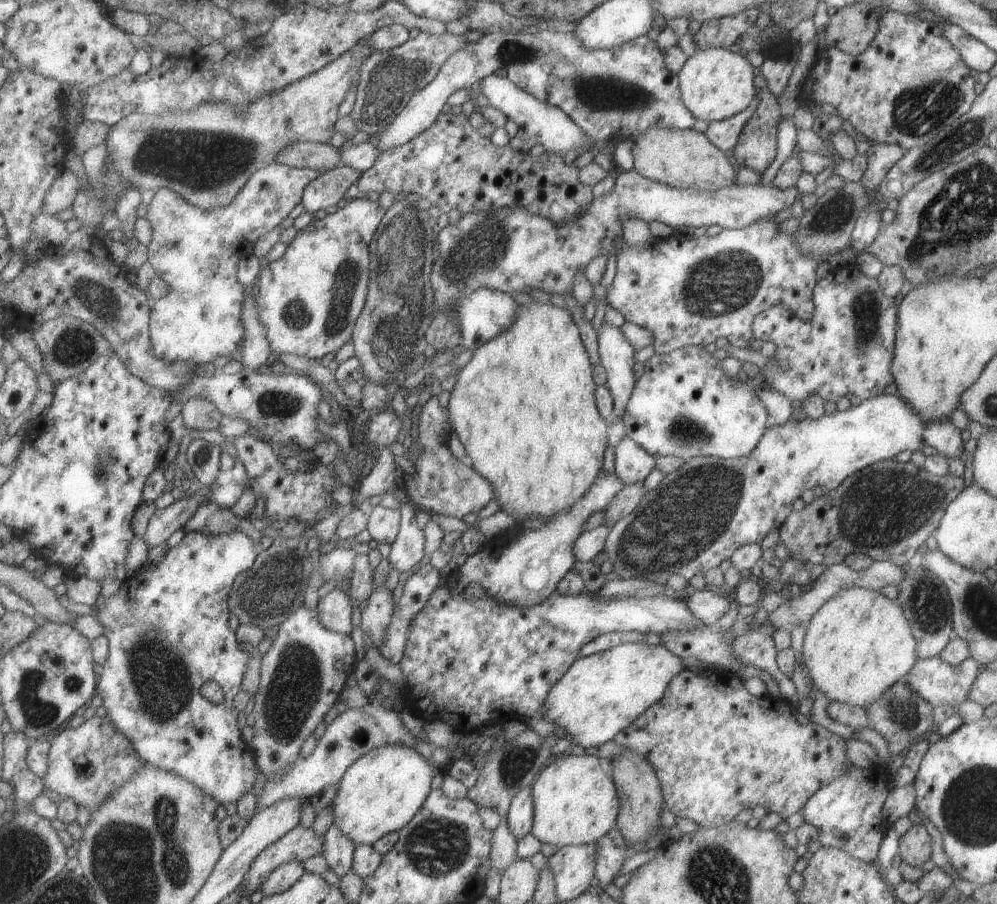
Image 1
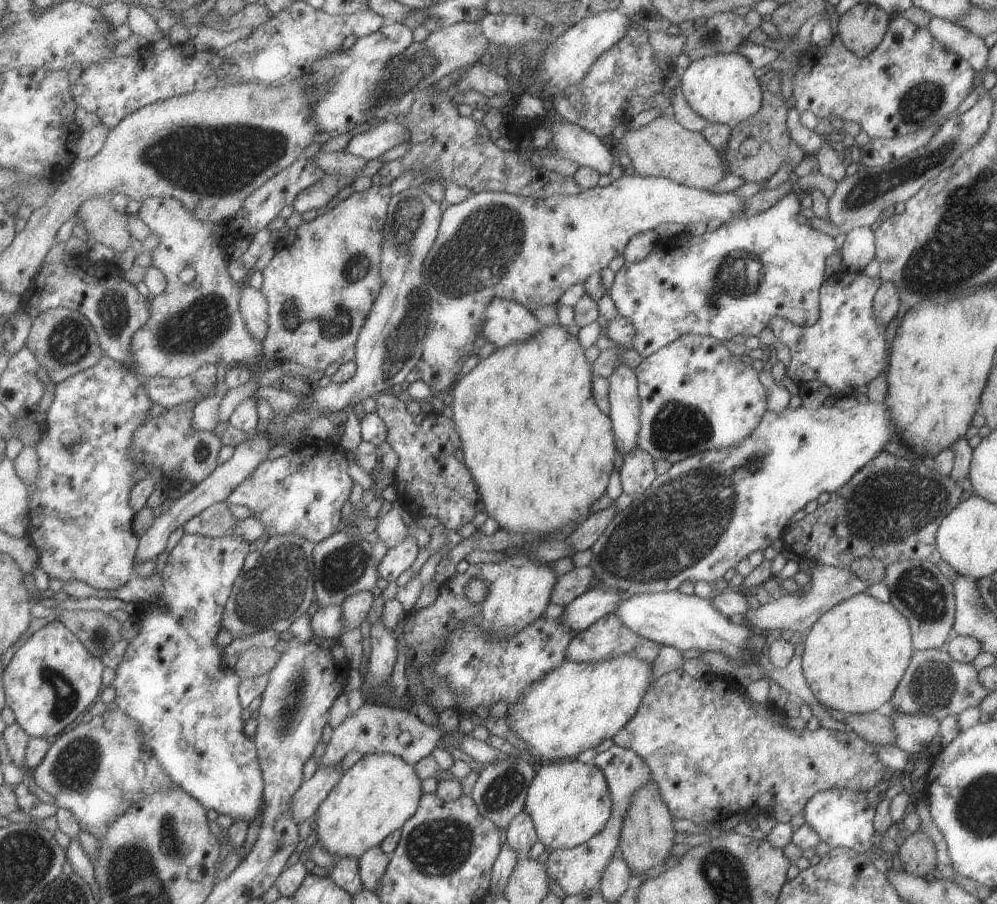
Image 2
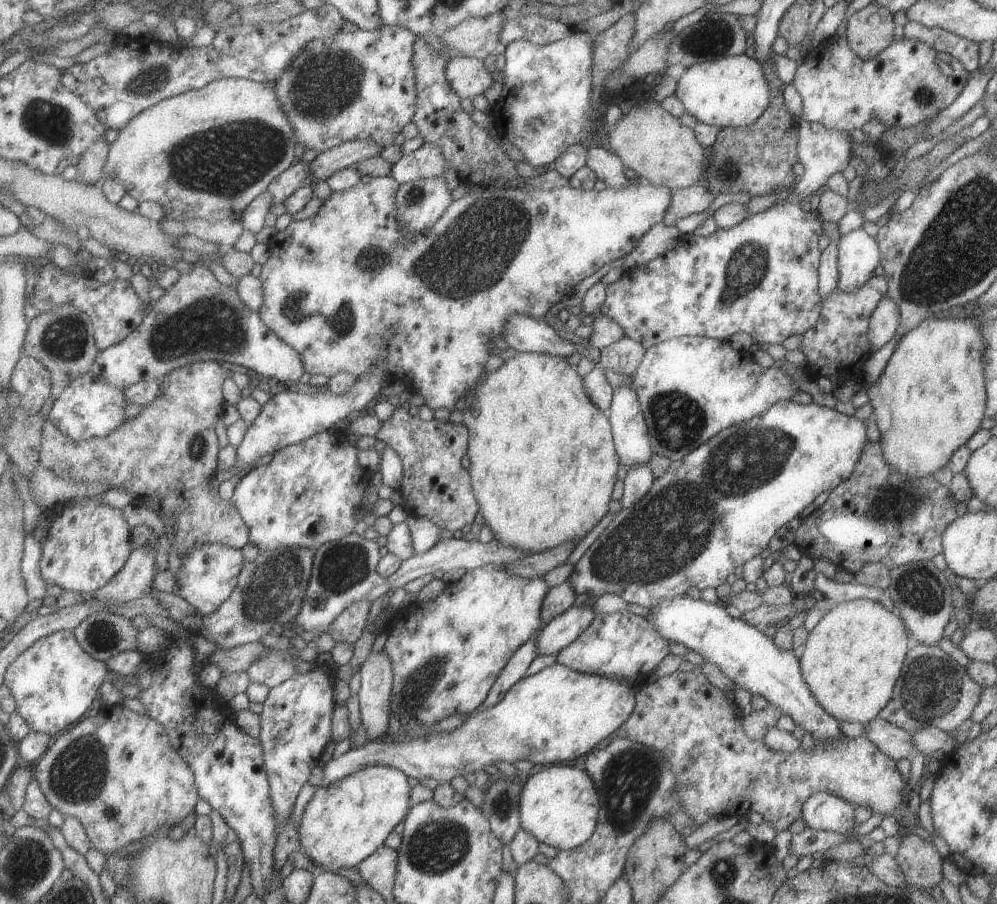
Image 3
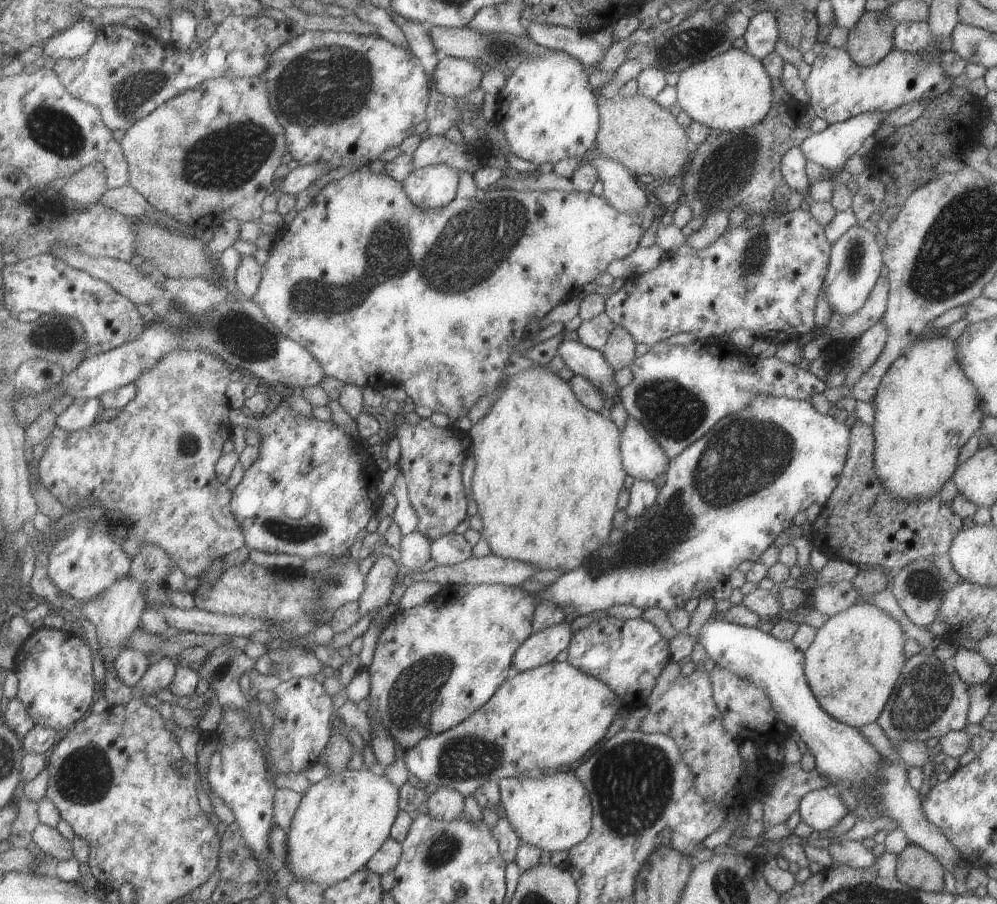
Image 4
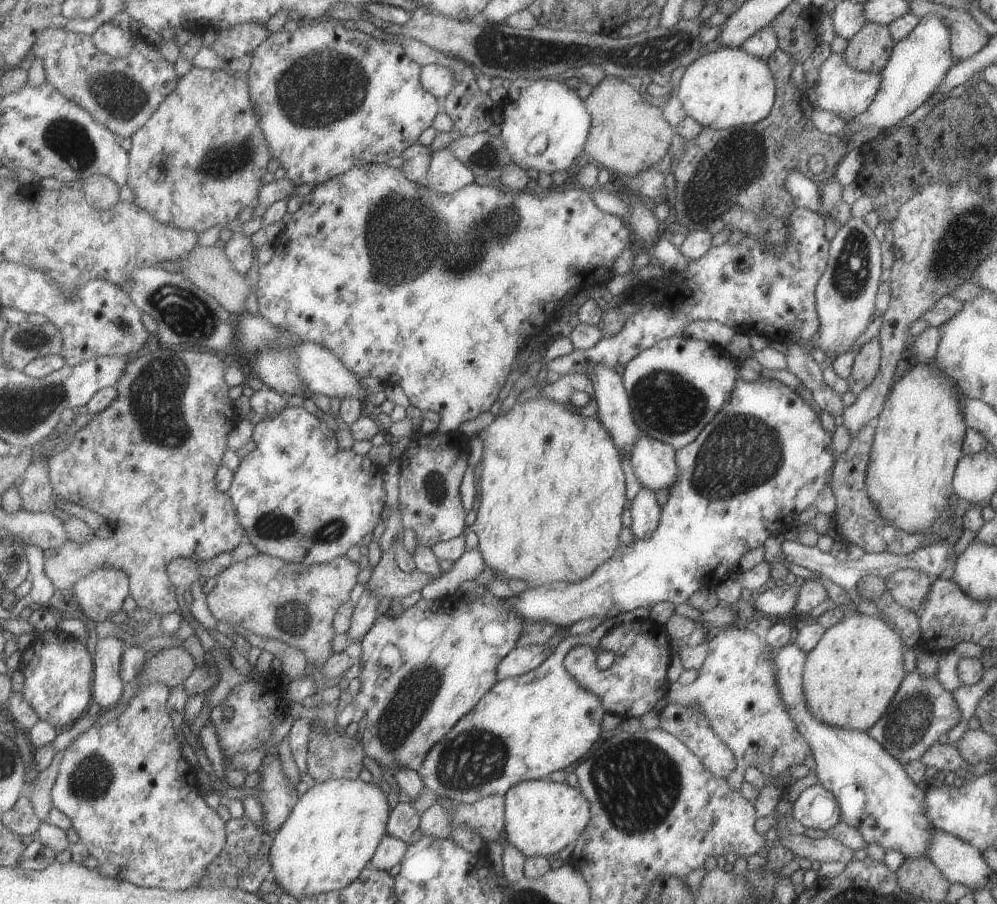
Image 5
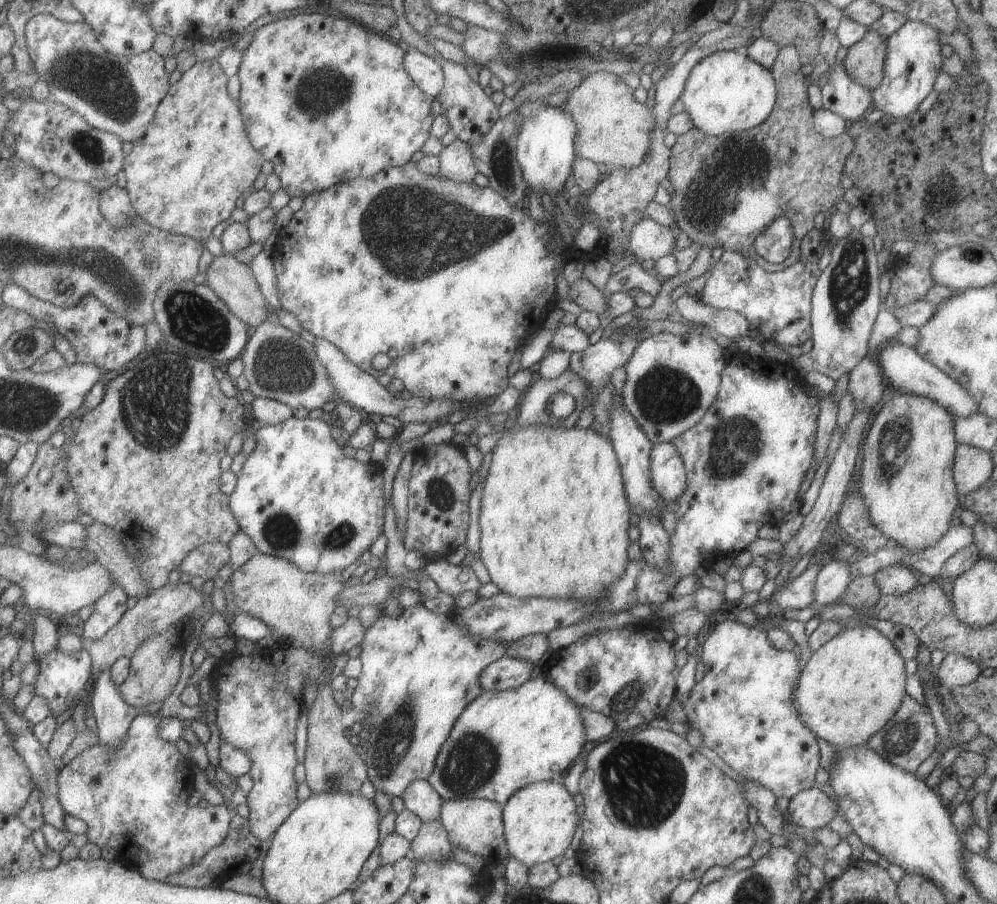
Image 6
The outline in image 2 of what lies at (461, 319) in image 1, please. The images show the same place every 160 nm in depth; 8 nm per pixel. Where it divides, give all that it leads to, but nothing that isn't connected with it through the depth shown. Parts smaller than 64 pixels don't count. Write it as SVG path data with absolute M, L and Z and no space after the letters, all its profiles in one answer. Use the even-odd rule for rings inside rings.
M492 298L484 312L484 323L480 329L487 342L495 347L524 343L534 337L542 323L531 311L509 299Z

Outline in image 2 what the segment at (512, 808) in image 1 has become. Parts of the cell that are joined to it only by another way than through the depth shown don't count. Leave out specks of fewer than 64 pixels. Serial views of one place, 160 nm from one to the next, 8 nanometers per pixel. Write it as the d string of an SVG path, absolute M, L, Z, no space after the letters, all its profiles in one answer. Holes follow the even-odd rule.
M524 810L511 819L505 834L505 844L516 852L517 858L525 858L531 846L538 841L533 821Z

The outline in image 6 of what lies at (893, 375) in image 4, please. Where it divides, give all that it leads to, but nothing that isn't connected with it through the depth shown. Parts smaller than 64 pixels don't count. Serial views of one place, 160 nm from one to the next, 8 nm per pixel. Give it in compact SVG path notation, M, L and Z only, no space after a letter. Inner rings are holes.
M899 393L881 406L865 434L859 472L859 496L867 509L869 520L894 546L910 553L937 544L958 512L958 492L952 477L956 440L953 417L935 401L925 397Z

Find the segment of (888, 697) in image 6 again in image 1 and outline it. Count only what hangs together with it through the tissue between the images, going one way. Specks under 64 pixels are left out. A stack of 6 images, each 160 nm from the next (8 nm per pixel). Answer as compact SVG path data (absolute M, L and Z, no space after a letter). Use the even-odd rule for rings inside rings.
M859 587L843 589L817 609L804 631L802 664L807 668L810 686L822 692L830 701L866 707L875 702L893 683L903 679L915 662L916 642L901 606L879 591Z

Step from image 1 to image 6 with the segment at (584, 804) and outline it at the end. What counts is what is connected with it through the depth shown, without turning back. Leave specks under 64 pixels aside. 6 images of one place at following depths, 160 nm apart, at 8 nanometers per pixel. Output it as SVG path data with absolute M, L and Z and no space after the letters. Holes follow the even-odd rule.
M539 781L516 790L502 806L504 839L510 856L525 866L561 856L569 846L578 818L571 794L560 781Z

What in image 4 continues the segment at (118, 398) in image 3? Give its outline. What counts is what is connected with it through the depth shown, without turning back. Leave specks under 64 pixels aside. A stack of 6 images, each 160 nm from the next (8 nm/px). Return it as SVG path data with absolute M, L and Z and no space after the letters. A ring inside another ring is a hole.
M76 398L73 404L62 414L57 416L56 426L66 431L78 431L89 428L97 422L104 406L98 398Z

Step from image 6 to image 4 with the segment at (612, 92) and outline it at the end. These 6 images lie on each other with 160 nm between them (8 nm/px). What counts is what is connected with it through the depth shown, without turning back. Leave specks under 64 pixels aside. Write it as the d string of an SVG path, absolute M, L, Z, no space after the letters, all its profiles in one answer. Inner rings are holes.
M638 92L630 96L616 95L613 98L599 95L596 105L599 128L593 139L593 146L597 155L623 165L634 178L649 174L656 182L678 182L685 168L683 164L688 163L691 158L693 147L684 128L675 121L676 116Z

